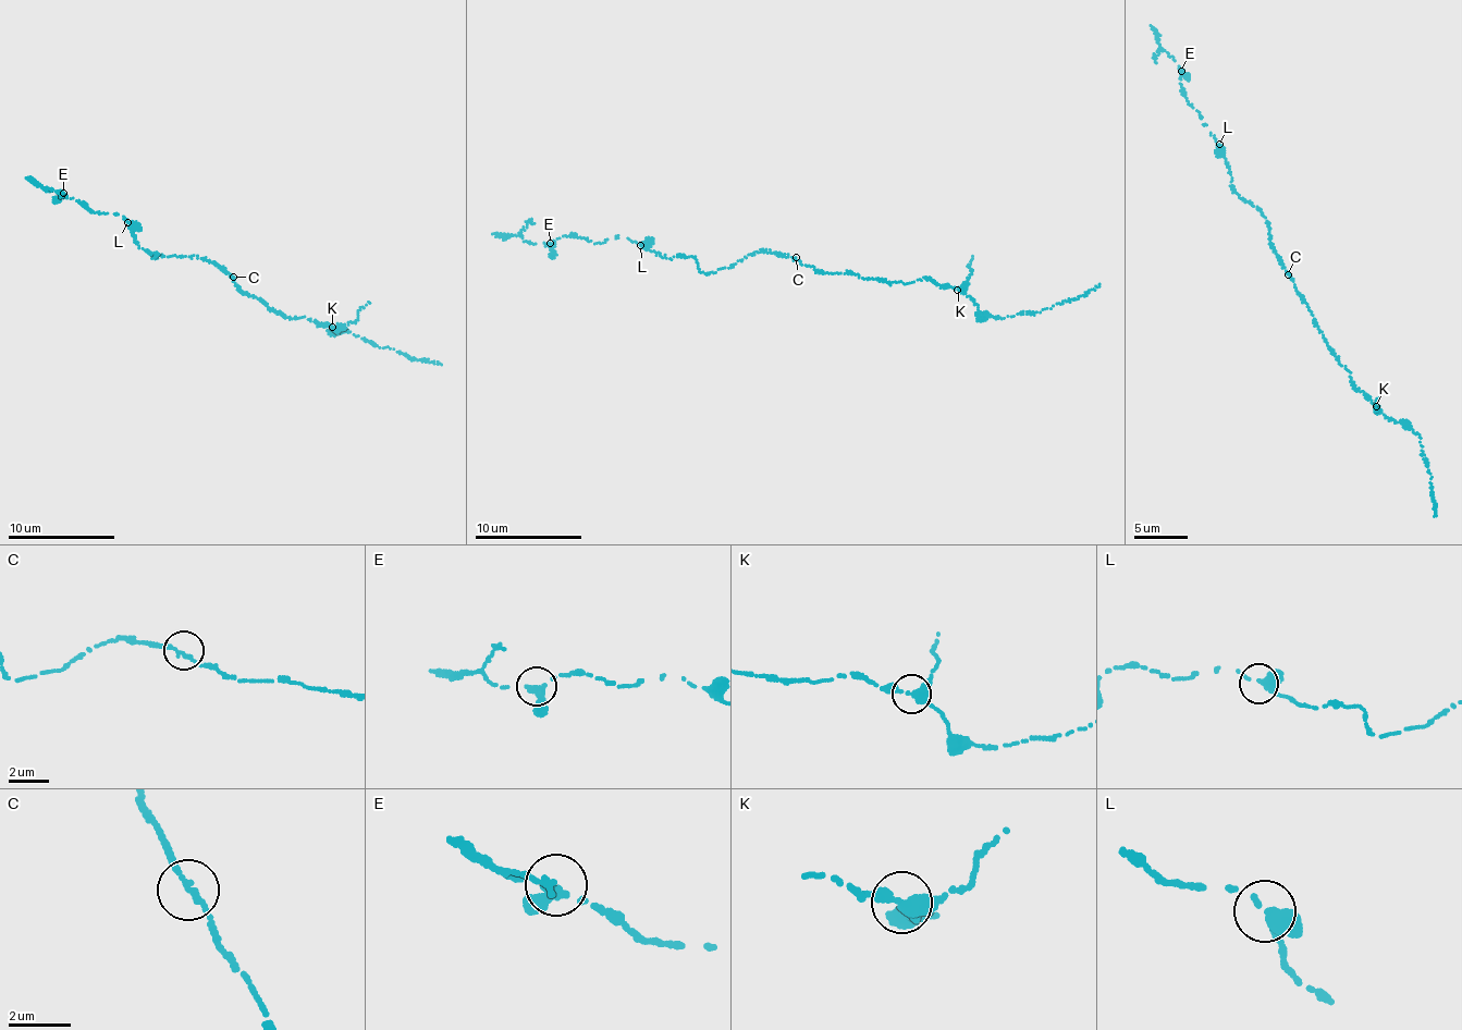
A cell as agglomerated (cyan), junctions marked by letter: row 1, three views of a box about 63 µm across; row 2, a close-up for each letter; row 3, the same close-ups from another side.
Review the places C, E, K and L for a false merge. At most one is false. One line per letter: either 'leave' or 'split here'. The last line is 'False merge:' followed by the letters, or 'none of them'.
C: leave
E: leave
K: leave
L: leave
False merge: none of them

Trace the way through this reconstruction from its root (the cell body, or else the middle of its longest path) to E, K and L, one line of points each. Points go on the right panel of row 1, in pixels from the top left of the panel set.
E: (1290, 273), (1270, 242), (1265, 218), (1236, 192), (1223, 147), (1188, 103), (1180, 84), (1181, 71)
K: (1290, 273), (1298, 294), (1307, 304), (1332, 354), (1351, 372), (1350, 381), (1376, 406)
L: (1290, 273), (1270, 242), (1270, 229), (1260, 209), (1245, 203), (1236, 192), (1225, 150), (1219, 144)

